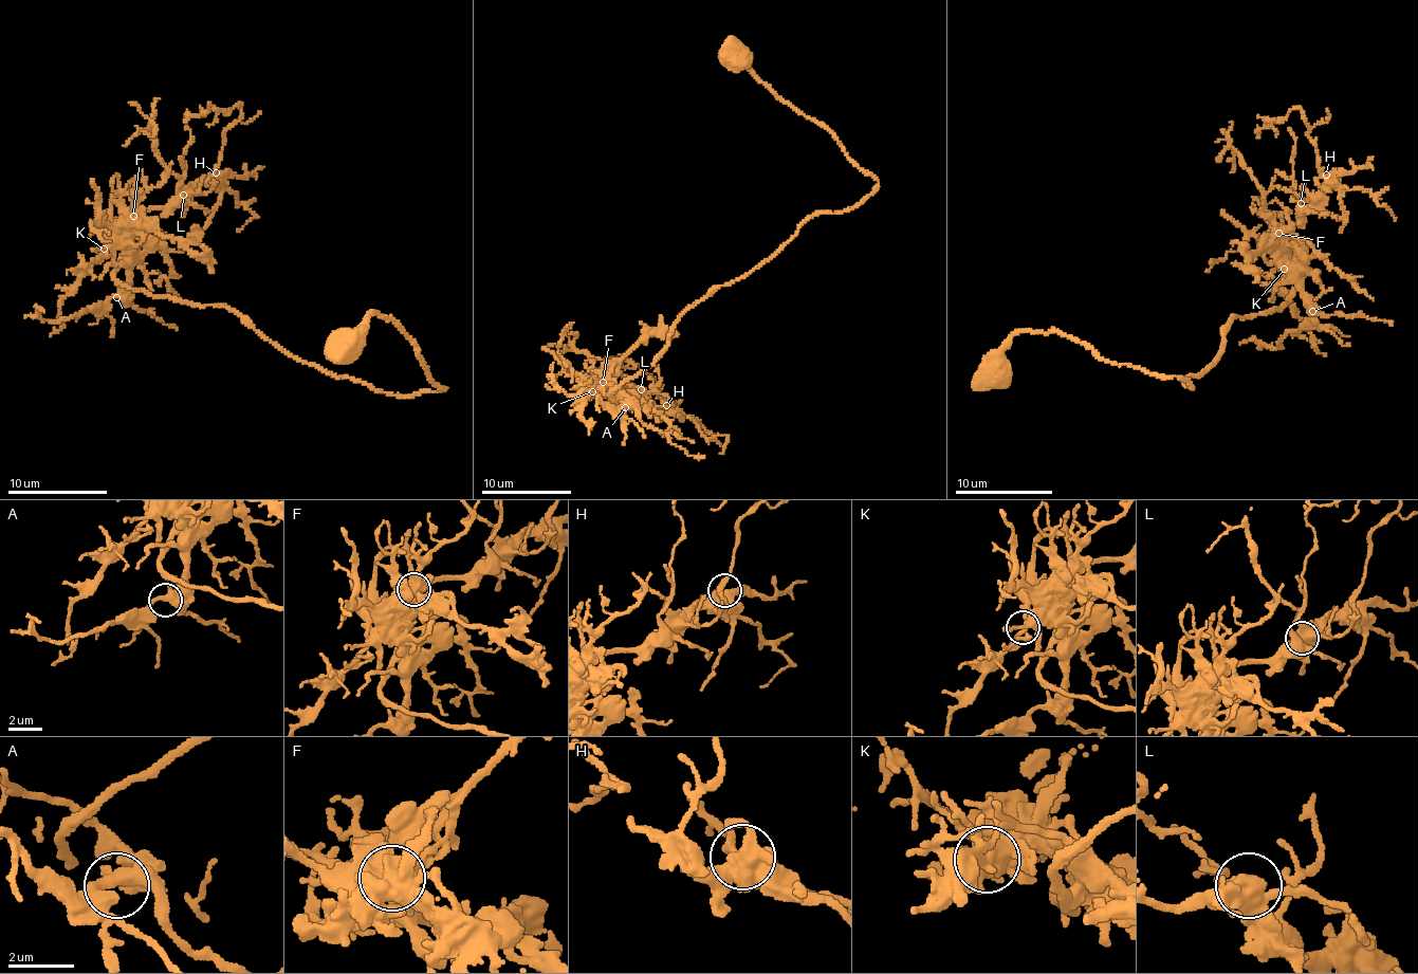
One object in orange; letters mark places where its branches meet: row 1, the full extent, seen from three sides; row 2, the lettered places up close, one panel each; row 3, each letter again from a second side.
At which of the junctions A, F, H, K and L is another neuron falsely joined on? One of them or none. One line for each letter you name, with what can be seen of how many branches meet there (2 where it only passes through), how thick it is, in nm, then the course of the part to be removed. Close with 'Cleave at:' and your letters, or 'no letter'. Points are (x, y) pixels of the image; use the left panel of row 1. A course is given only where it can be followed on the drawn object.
Cleave at: no letter

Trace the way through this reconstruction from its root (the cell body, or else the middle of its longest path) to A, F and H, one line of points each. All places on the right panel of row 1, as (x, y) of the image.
A: (994, 366), (1019, 332), (1060, 331), (1110, 362), (1190, 387), (1234, 317), (1278, 310), (1302, 274), (1312, 311)
F: (994, 366), (1019, 332), (1060, 331), (1193, 386), (1234, 317), (1278, 310), (1302, 279), (1278, 234)
H: (994, 366), (1019, 332), (1060, 331), (1193, 386), (1234, 317), (1278, 310), (1302, 279), (1293, 231), (1326, 175)

